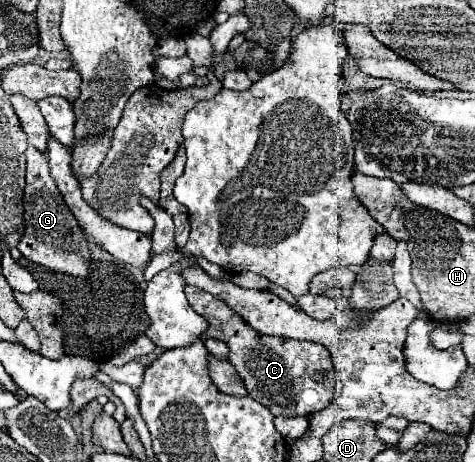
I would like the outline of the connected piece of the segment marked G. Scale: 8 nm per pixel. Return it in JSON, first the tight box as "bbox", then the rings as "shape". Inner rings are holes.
{"bbox":[18,148,90,278],"shape":[[[26,148],[26,188],[24,188],[24,236],[18,242],[18,250],[24,258],[62,274],[76,278],[88,278],[90,274],[90,242],[68,204],[64,202],[54,178],[50,176],[50,166],[46,154]]]}

